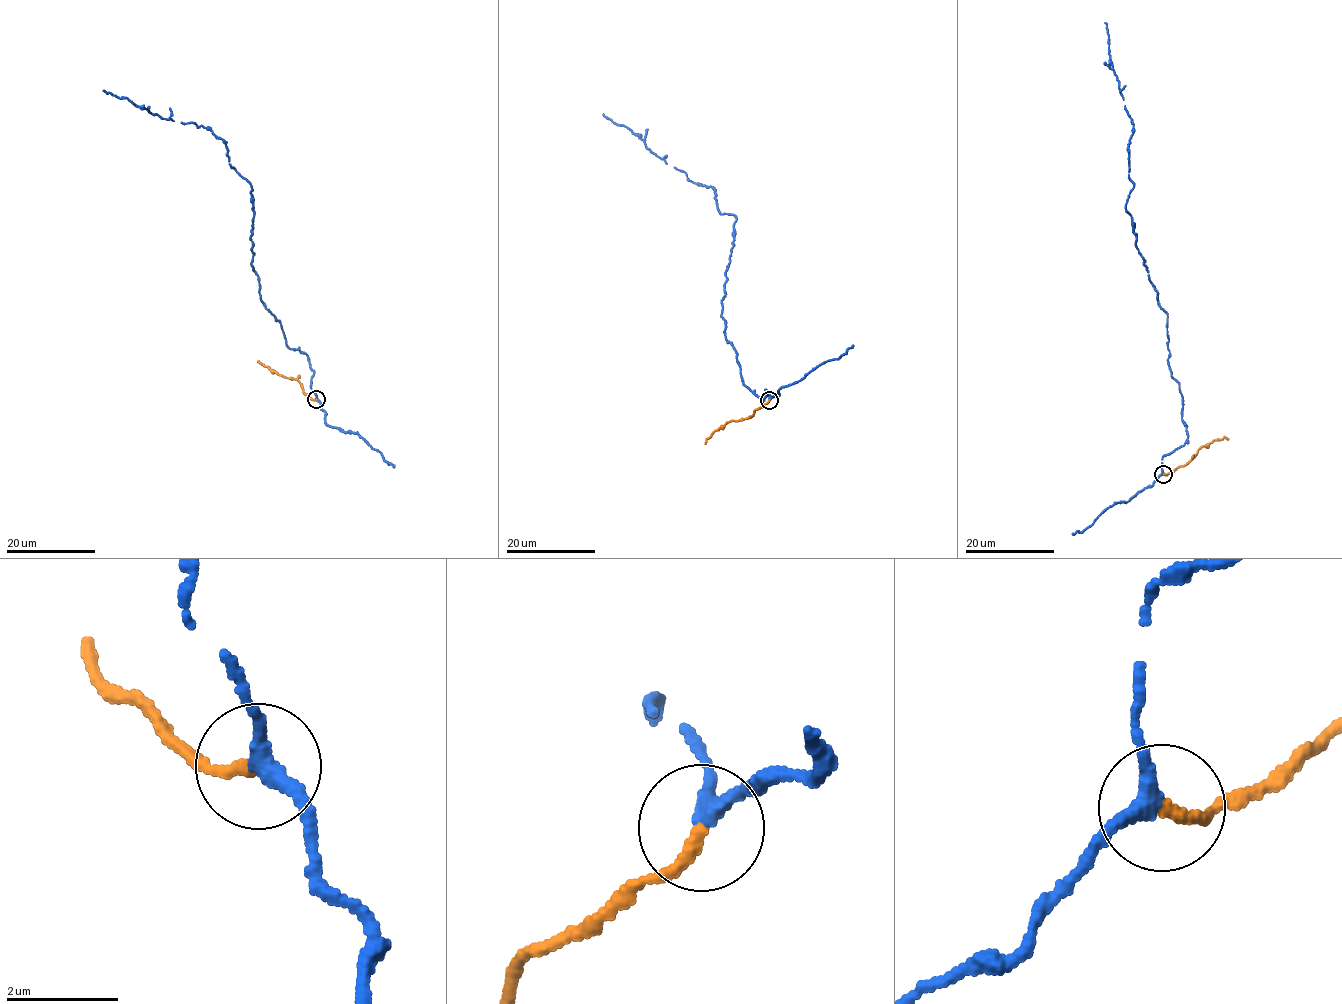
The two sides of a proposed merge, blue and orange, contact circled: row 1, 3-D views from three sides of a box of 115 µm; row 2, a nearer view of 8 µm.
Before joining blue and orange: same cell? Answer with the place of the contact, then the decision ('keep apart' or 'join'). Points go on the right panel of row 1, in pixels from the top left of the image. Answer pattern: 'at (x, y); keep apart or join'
at (1163, 474); join

